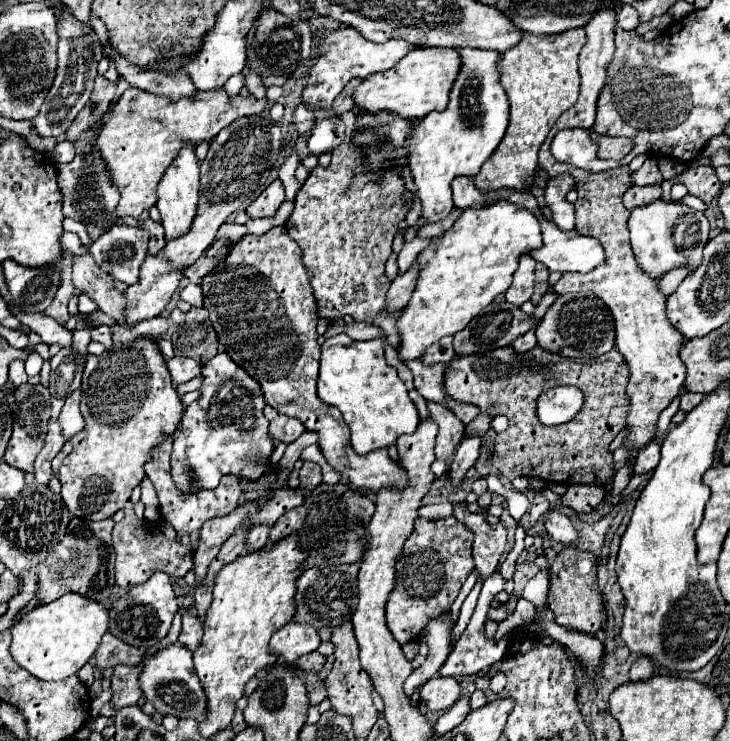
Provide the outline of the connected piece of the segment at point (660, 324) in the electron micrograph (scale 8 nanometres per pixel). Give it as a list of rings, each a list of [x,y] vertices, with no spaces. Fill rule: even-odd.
[[[628,166],[612,168],[606,172],[582,172],[574,168],[570,172],[576,180],[576,232],[588,234],[600,240],[606,260],[602,266],[578,274],[566,272],[554,286],[556,294],[572,294],[578,290],[594,292],[602,298],[614,314],[616,320],[616,350],[624,356],[630,368],[630,382],[628,382],[628,420],[626,428],[630,430],[624,438],[626,448],[630,450],[628,456],[636,460],[638,452],[646,448],[648,442],[656,436],[656,424],[660,412],[670,406],[670,402],[678,396],[684,386],[686,366],[680,360],[680,348],[684,344],[682,334],[670,324],[666,318],[666,296],[658,290],[656,280],[644,274],[634,258],[630,248],[630,232],[628,232],[628,216],[630,210],[624,208],[622,196],[626,188],[634,186],[632,170]]]

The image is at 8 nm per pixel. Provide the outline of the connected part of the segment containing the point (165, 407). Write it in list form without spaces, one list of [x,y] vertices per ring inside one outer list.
[[[138,338],[130,344],[122,344],[122,346],[116,346],[116,348],[110,348],[106,352],[102,352],[100,356],[92,356],[88,354],[86,358],[86,370],[84,370],[84,378],[82,378],[82,416],[86,420],[86,436],[84,440],[78,444],[78,448],[68,454],[64,460],[62,460],[62,466],[58,470],[58,480],[62,484],[62,498],[68,506],[68,510],[76,516],[76,518],[82,518],[82,520],[106,520],[110,518],[112,514],[116,514],[120,508],[124,508],[124,504],[130,500],[130,494],[132,490],[142,482],[142,478],[146,476],[144,474],[144,464],[146,460],[150,460],[150,450],[154,450],[158,444],[162,444],[162,440],[166,440],[166,436],[174,434],[178,424],[180,424],[180,418],[182,418],[182,402],[180,402],[180,396],[176,392],[176,388],[172,386],[172,380],[170,380],[170,372],[166,368],[166,362],[156,346],[156,342],[148,340],[148,338]]]

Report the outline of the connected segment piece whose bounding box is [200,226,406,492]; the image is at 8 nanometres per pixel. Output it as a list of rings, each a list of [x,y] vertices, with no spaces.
[[[276,226],[268,230],[262,236],[246,234],[226,260],[218,264],[214,272],[202,278],[202,292],[204,292],[204,308],[210,314],[210,322],[214,324],[214,330],[218,334],[218,342],[222,344],[222,350],[238,362],[260,386],[266,402],[280,414],[298,418],[306,430],[318,434],[318,446],[326,458],[326,462],[342,474],[350,484],[358,488],[368,488],[370,492],[378,492],[380,488],[404,488],[406,486],[406,472],[398,466],[398,462],[390,460],[388,450],[374,450],[366,456],[356,454],[350,448],[348,438],[348,426],[342,420],[342,414],[338,408],[322,404],[316,394],[316,380],[318,380],[318,362],[320,362],[320,346],[316,342],[318,332],[318,316],[316,316],[316,300],[312,292],[312,272],[304,268],[302,262],[302,250],[294,240],[288,236],[284,226]]]

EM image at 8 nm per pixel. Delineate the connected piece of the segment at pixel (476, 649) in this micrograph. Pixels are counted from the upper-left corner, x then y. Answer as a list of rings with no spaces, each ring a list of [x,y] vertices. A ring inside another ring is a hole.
[[[496,570],[490,578],[486,578],[486,582],[482,584],[482,592],[480,592],[480,596],[478,596],[478,604],[476,604],[476,610],[474,610],[474,614],[472,614],[472,618],[470,618],[470,624],[468,624],[468,628],[464,630],[464,634],[460,636],[460,640],[456,642],[456,646],[454,646],[454,650],[450,652],[450,656],[448,656],[448,660],[444,662],[444,666],[440,668],[440,676],[454,676],[454,678],[458,678],[458,676],[468,676],[468,674],[478,674],[484,666],[490,666],[490,664],[494,664],[494,662],[498,662],[498,660],[502,660],[502,656],[506,654],[506,644],[510,644],[510,632],[504,636],[504,638],[500,638],[500,640],[494,640],[494,638],[486,638],[484,636],[484,624],[486,624],[486,620],[488,620],[488,610],[490,610],[490,602],[494,600],[494,596],[498,594],[498,592],[502,592],[504,590],[504,580],[502,580],[502,576],[500,576],[500,572]]]

